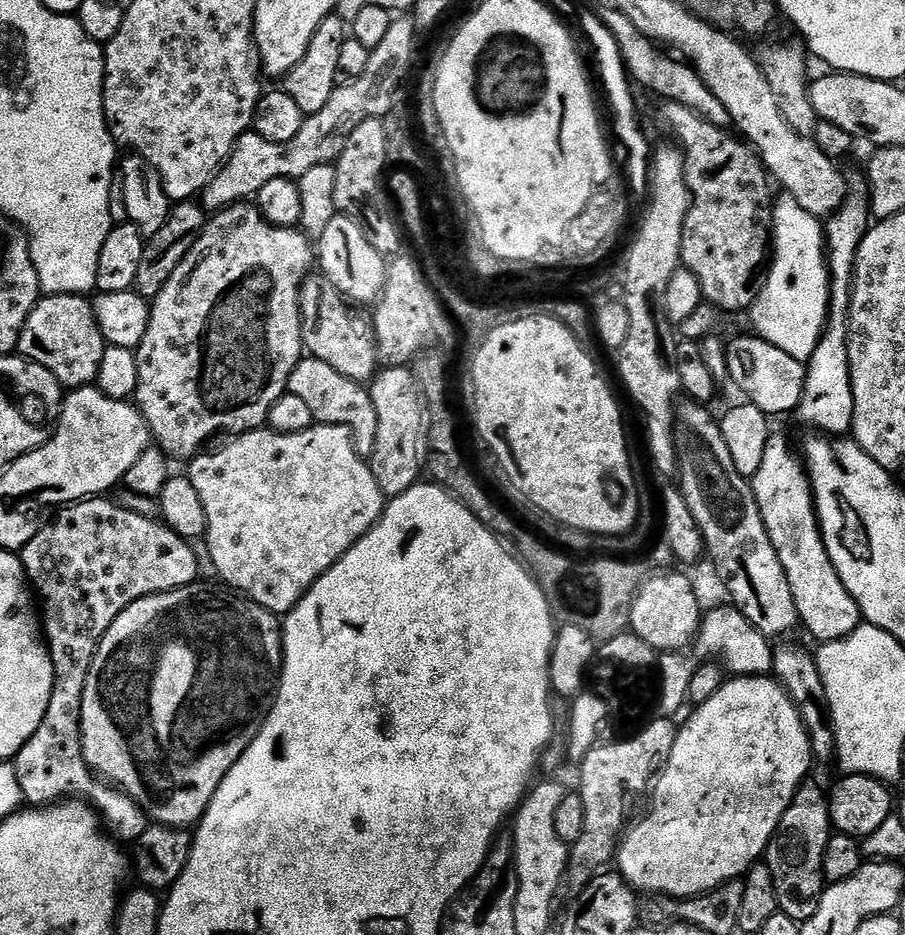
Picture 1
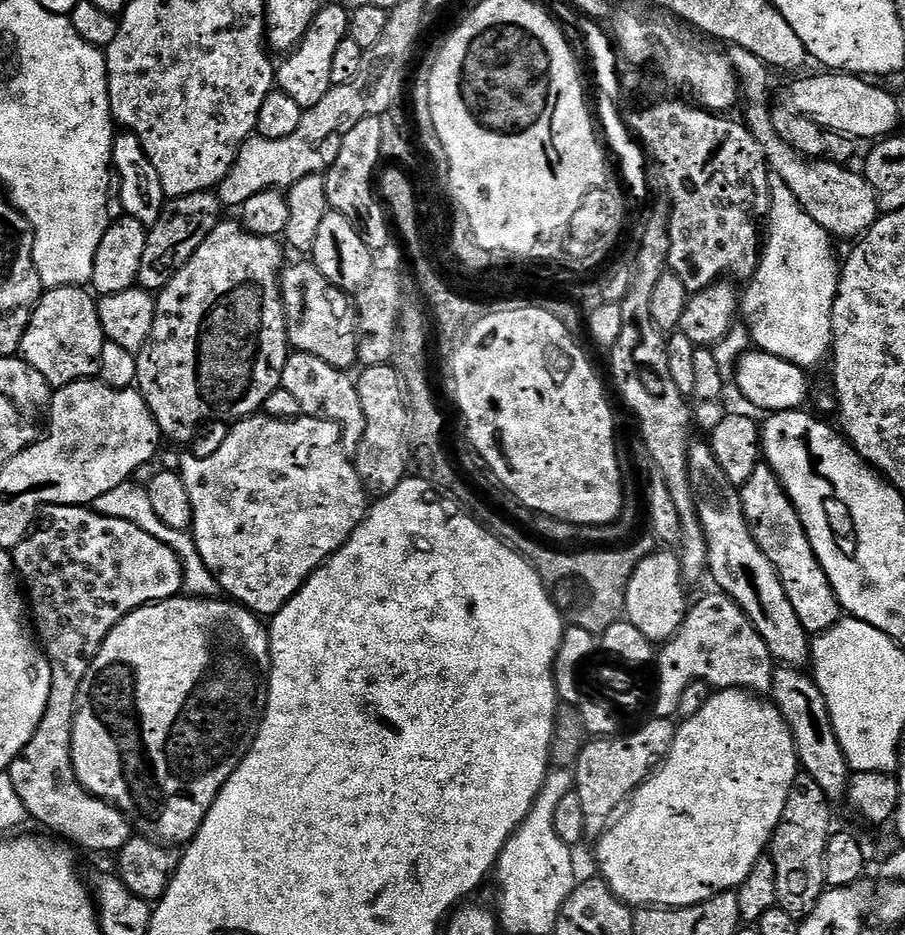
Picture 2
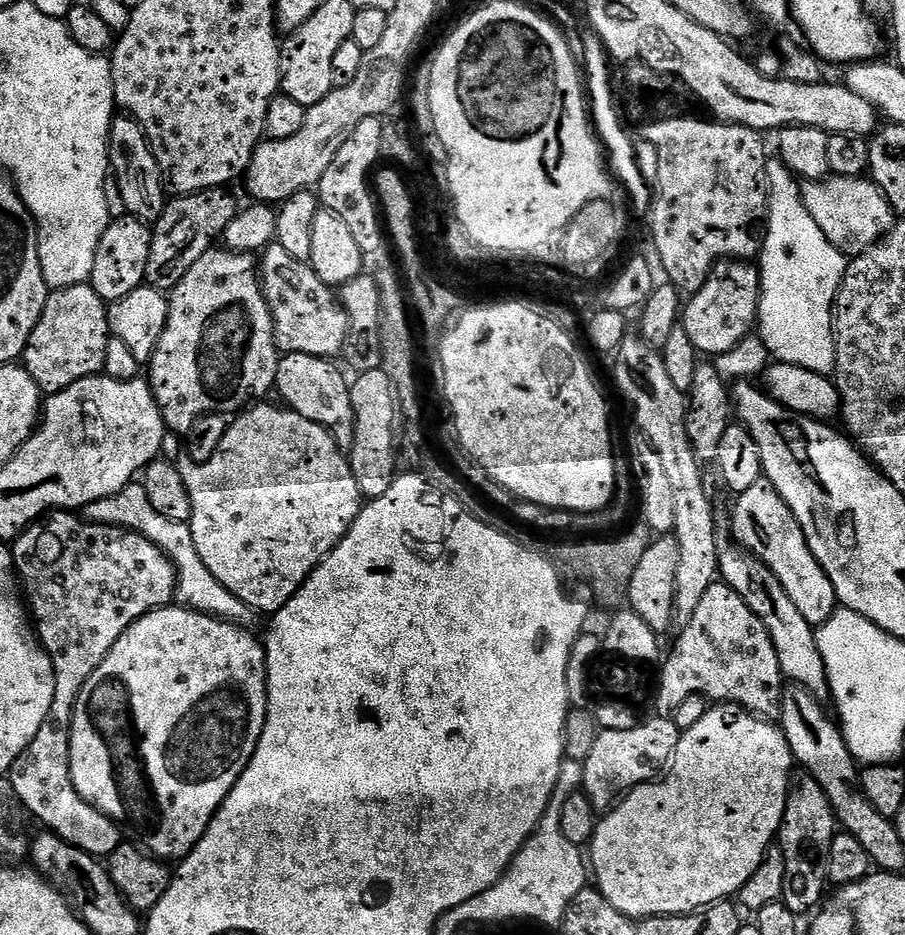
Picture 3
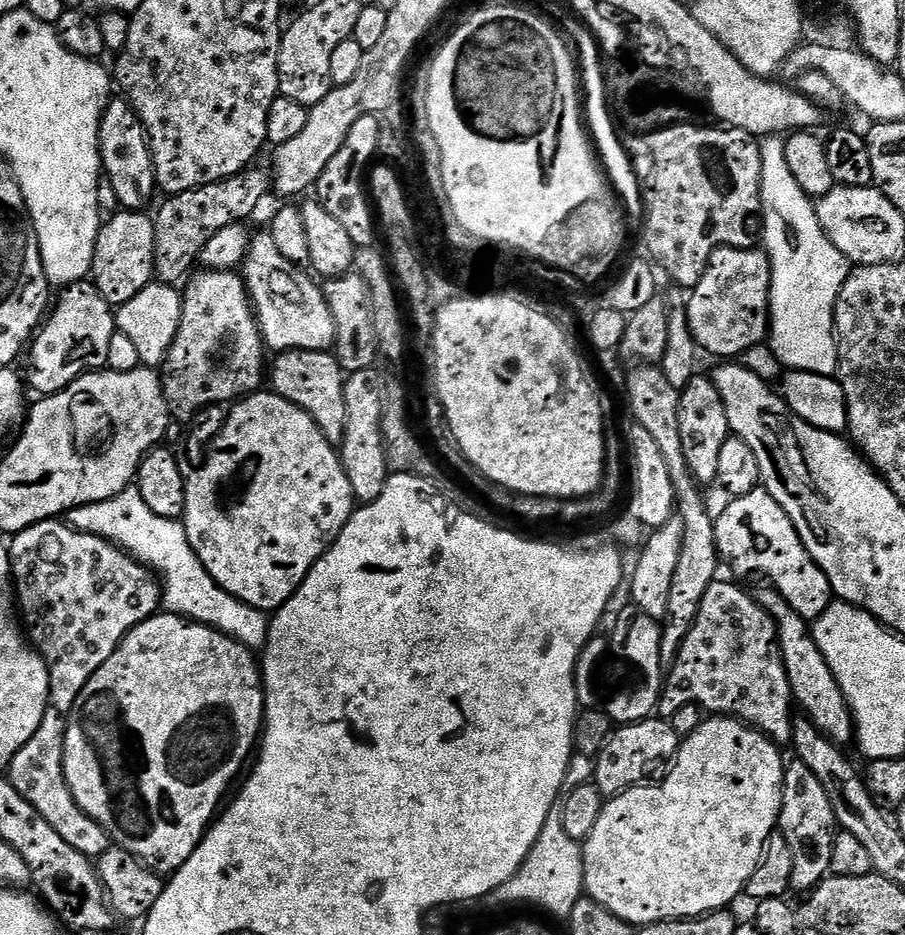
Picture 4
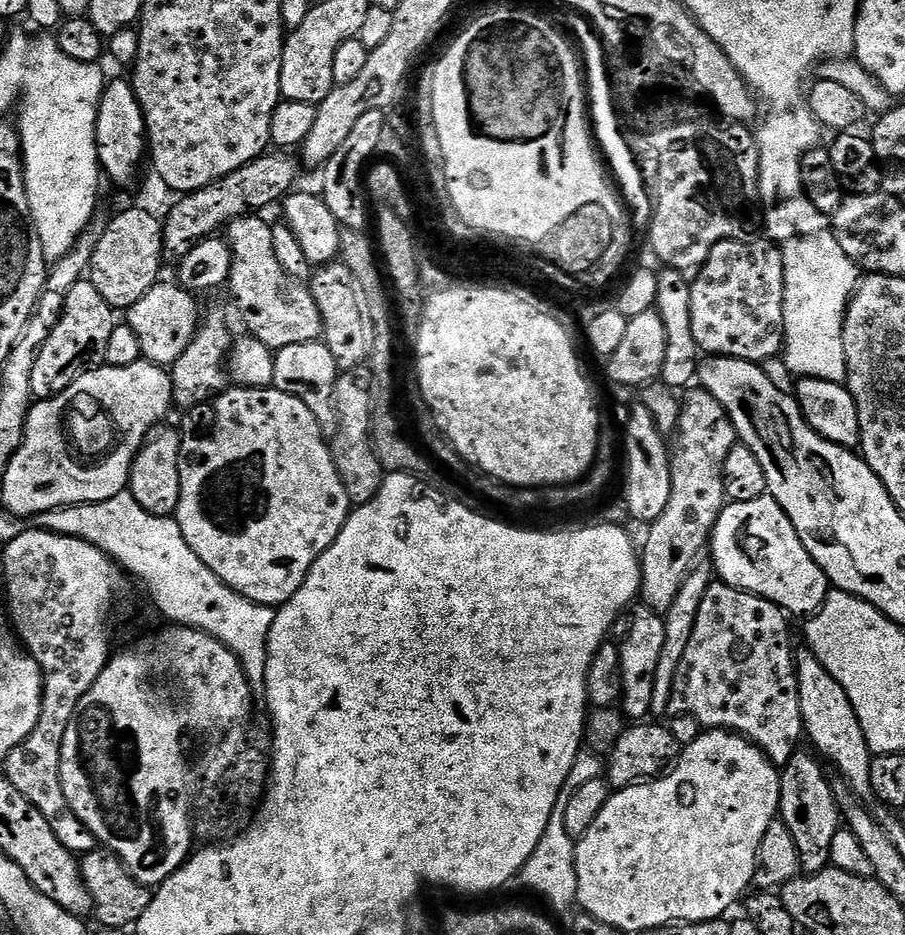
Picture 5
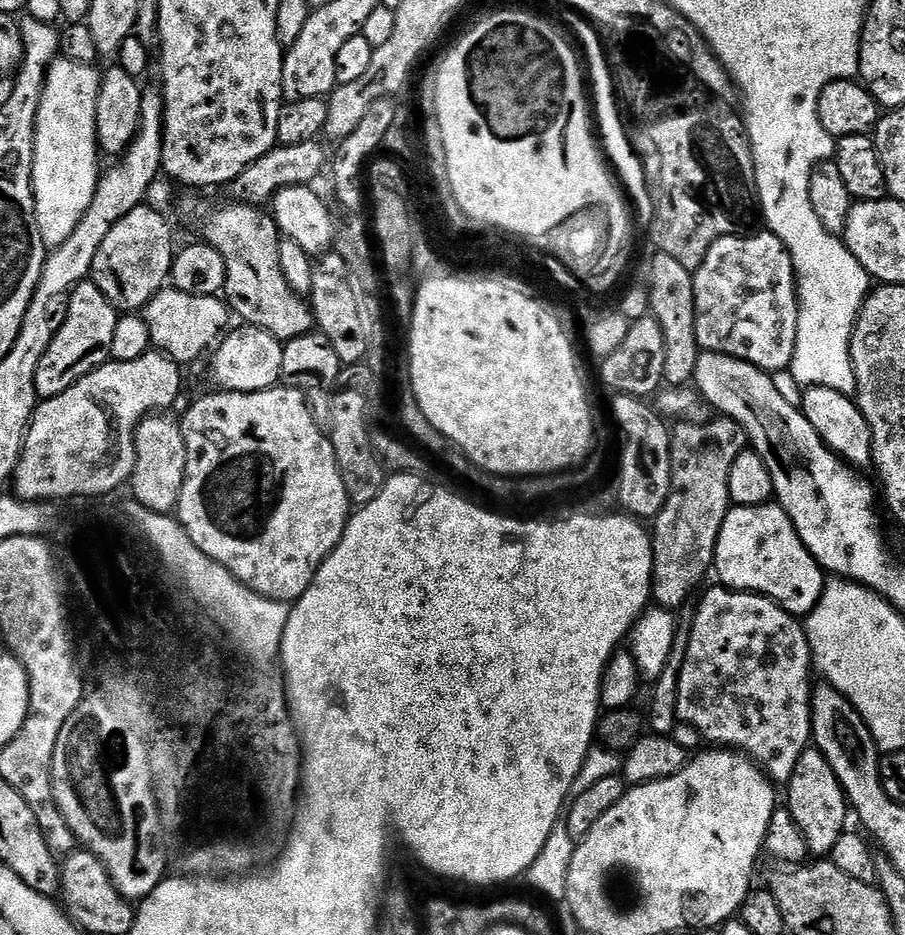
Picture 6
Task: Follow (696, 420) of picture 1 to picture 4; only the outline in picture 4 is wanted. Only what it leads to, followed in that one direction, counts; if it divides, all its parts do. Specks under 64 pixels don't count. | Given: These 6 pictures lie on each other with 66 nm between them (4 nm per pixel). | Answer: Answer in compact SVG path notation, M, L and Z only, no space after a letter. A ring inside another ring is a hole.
M771 586L755 589L756 603L770 614L776 623L782 662L786 666L786 678L790 678L792 699L798 705L803 715L808 719L827 740L841 746L853 743L856 726L852 723L852 712L848 709L848 699L842 694L842 686L838 686L838 678L830 670L822 650L818 650L818 642L812 637L809 621L802 619L782 598L780 593Z

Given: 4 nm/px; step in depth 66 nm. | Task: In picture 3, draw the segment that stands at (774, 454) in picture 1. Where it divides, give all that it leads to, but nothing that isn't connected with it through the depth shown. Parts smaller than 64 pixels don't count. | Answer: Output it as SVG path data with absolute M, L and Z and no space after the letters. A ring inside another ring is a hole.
M767 478L754 482L750 490L739 493L735 500L731 535L736 543L764 561L764 565L776 575L778 582L782 582L786 594L790 594L790 602L798 606L806 622L813 626L825 624L838 611L836 591L830 578L814 558L806 542L806 534L802 534L802 526L798 526L798 518L794 518L790 506L786 506L778 490L774 490Z

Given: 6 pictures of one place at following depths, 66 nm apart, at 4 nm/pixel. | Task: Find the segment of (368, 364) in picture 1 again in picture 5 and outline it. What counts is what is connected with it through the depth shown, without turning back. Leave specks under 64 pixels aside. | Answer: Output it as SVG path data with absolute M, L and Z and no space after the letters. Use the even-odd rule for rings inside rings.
M256 214L243 216L226 228L228 247L232 249L232 272L228 275L228 284L247 331L273 350L320 340L324 323L311 287L284 273L274 254L272 224L260 219L264 218Z

